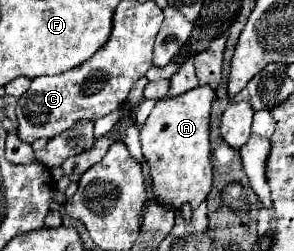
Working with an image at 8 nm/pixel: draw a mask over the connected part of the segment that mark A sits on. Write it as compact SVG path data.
M209 85L191 89L189 93L157 101L149 121L141 127L141 145L145 161L151 167L153 195L161 205L181 207L189 203L193 209L207 199L213 187L209 115L215 91Z

